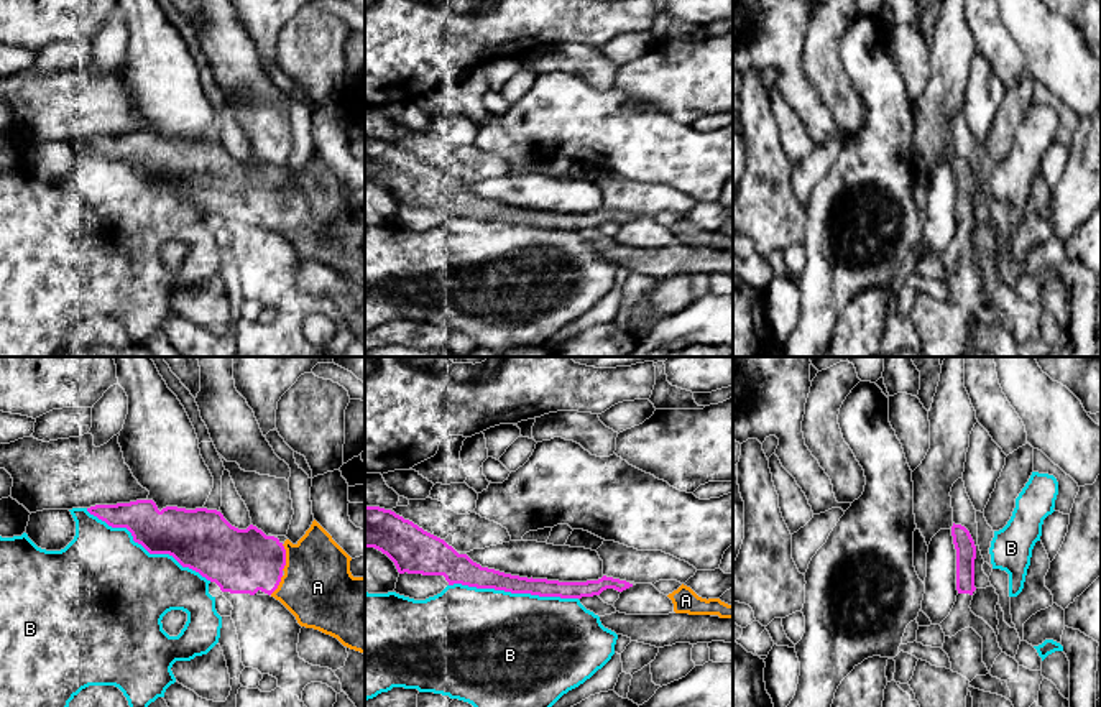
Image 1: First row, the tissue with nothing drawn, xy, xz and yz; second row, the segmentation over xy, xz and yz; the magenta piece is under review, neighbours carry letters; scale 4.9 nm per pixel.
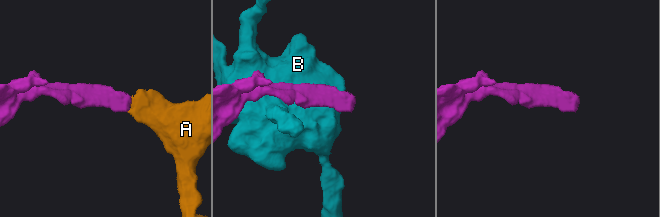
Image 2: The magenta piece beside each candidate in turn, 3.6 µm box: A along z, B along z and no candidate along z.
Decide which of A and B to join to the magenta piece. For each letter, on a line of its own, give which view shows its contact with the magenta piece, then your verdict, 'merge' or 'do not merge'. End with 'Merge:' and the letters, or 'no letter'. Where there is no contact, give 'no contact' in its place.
A: xy | merge
B: xy | do not merge
Merge: A

